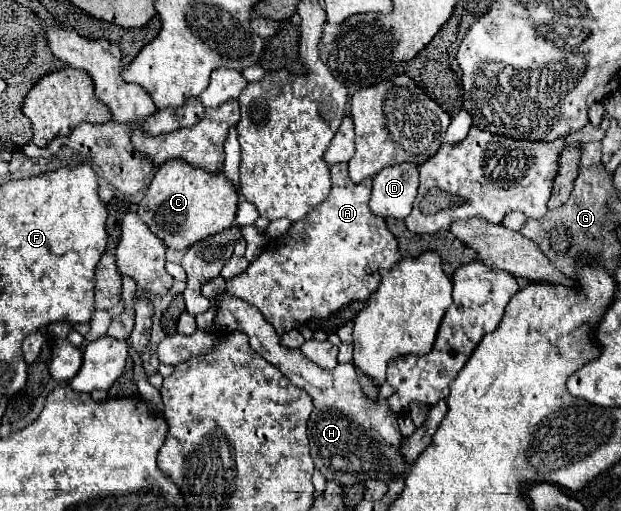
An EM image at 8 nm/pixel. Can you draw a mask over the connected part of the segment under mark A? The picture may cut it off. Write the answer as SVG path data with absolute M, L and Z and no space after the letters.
M345 162L333 164L329 196L317 208L313 208L313 212L309 212L309 216L301 220L301 224L291 224L291 228L283 236L269 242L243 274L229 280L227 282L229 296L235 296L255 306L279 336L307 320L327 318L329 314L351 302L367 300L377 288L379 268L393 268L393 264L401 260L395 236L387 230L385 218L375 216L371 212L369 198L371 182L365 180L353 184L347 176L347 164Z

